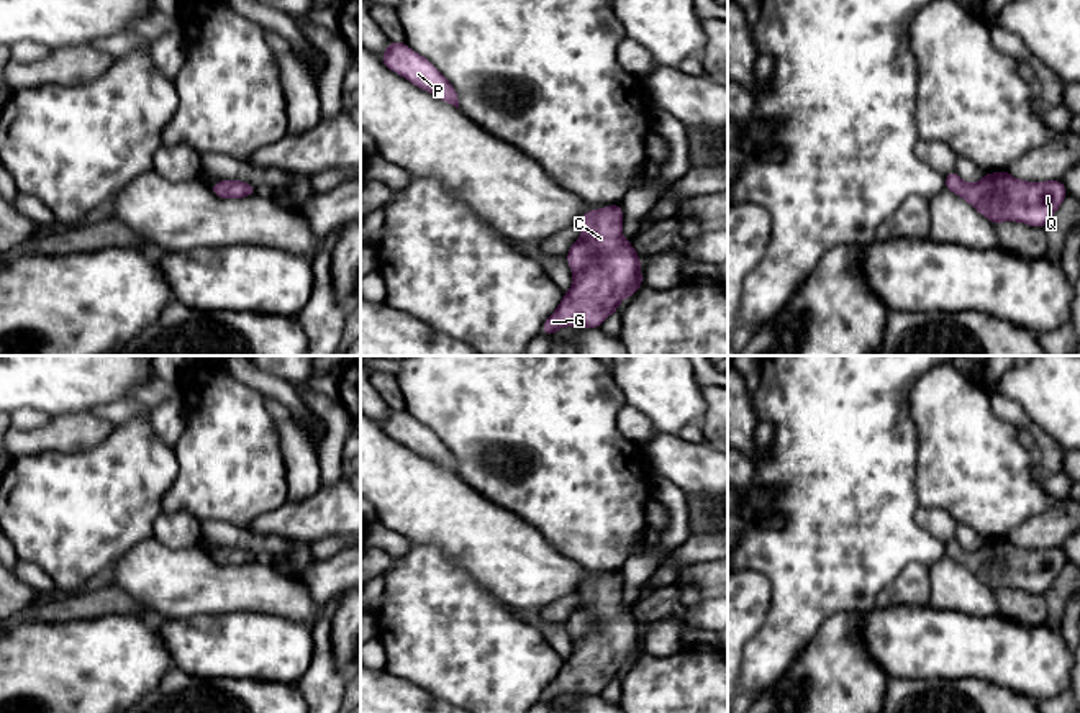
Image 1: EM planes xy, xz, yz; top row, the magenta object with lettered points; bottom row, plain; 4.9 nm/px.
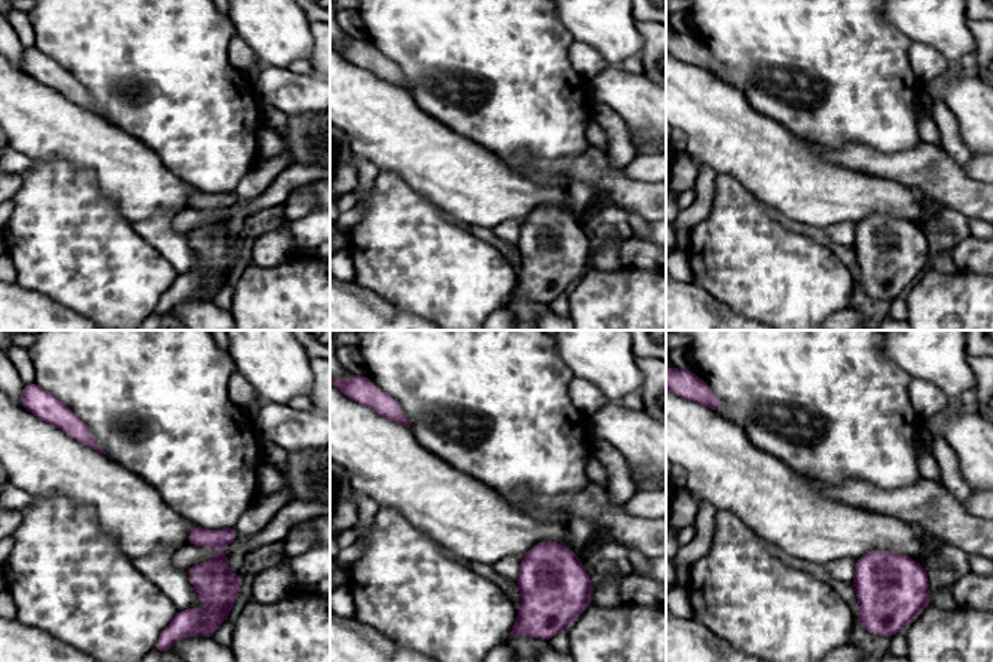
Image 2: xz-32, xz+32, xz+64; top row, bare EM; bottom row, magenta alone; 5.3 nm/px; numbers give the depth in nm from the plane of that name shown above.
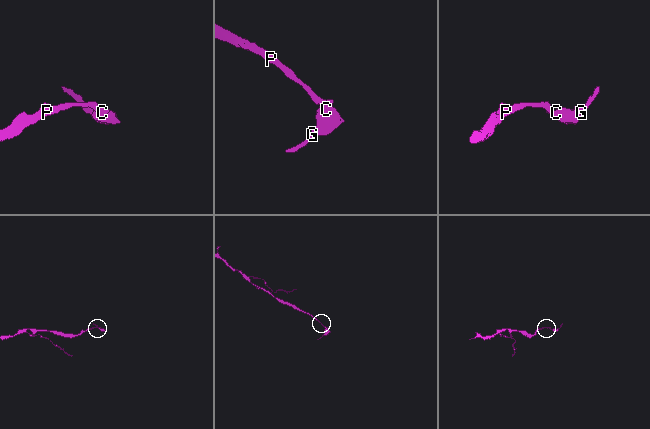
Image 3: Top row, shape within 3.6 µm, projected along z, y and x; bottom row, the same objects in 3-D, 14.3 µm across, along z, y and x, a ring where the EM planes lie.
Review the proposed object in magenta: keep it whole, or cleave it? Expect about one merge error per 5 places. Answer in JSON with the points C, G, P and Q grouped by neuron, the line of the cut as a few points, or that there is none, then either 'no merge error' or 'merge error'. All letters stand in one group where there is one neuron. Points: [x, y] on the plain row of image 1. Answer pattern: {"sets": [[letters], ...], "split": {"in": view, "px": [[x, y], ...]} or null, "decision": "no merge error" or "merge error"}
{"sets": [["C", "G", "P", "Q"]], "split": null, "decision": "no merge error"}

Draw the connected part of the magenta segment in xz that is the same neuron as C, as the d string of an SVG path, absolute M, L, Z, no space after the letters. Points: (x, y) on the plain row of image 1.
M619 572L582 582L579 593L582 603L567 620L574 652L546 687L541 702L554 702L562 693L600 695L621 667L642 652L639 621L621 602Z

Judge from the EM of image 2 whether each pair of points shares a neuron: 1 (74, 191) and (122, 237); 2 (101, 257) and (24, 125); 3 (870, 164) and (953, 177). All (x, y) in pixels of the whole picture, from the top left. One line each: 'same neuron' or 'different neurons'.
1: same neuron
2: different neurons
3: same neuron

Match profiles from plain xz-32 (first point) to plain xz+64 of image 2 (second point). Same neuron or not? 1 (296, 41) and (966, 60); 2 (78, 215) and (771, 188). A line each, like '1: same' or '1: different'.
1: different
2: different

